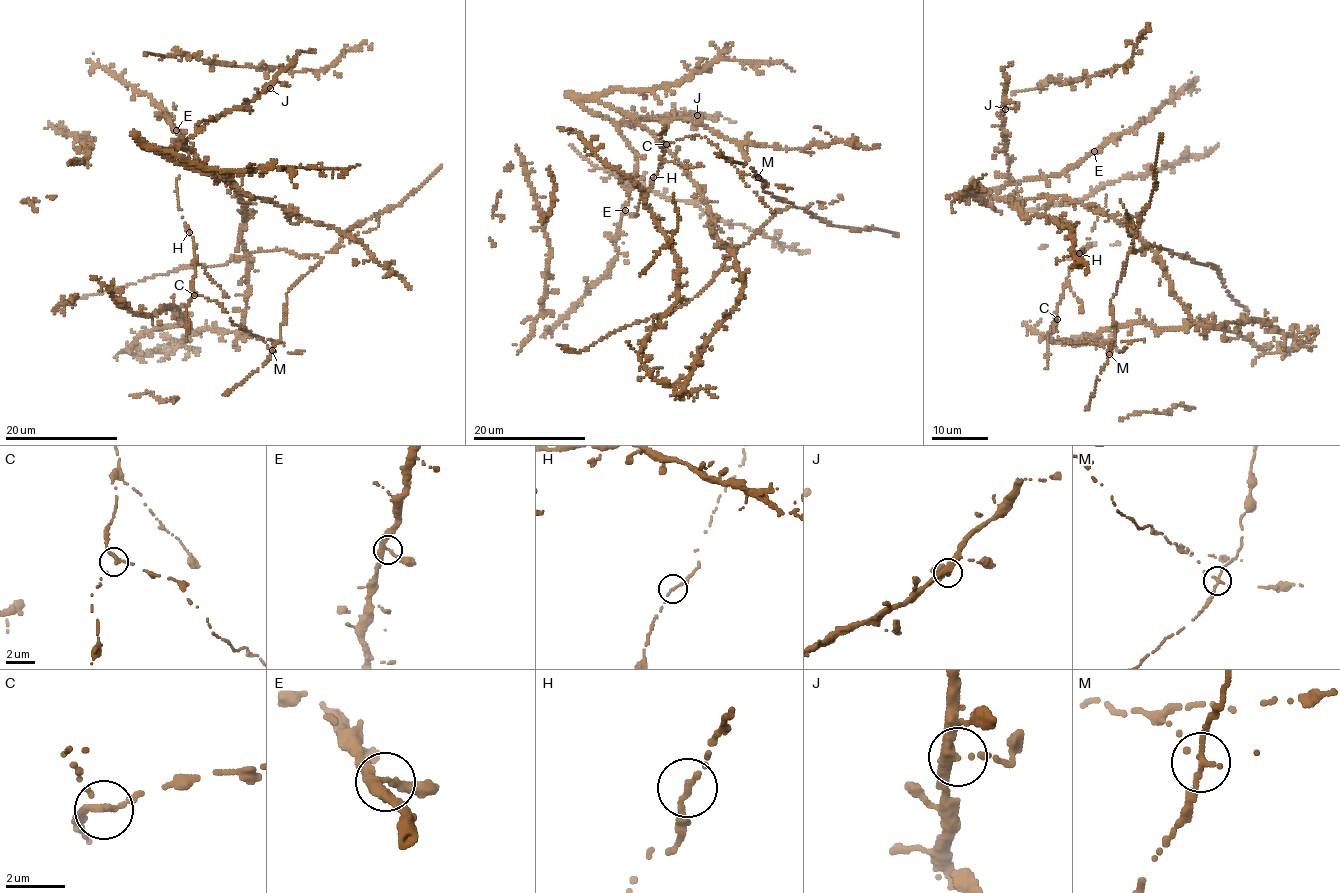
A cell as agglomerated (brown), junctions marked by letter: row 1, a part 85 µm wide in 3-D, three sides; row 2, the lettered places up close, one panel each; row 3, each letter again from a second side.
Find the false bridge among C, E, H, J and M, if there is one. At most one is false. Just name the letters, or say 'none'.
M

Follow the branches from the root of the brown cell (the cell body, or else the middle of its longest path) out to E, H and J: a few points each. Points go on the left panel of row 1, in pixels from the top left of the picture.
E: (240, 199), (228, 177), (188, 168), (142, 146), (191, 149), (189, 151), (176, 130)
H: (240, 199), (247, 254), (282, 249), (320, 259), (287, 293), (271, 349), (191, 289), (189, 232)
J: (240, 199), (228, 177), (188, 168), (142, 146), (168, 149), (182, 146), (208, 121), (243, 107), (270, 88)

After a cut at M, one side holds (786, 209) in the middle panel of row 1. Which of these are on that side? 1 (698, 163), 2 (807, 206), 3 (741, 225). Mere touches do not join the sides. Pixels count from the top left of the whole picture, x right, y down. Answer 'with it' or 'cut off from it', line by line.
1: cut off from it
2: with it
3: cut off from it

